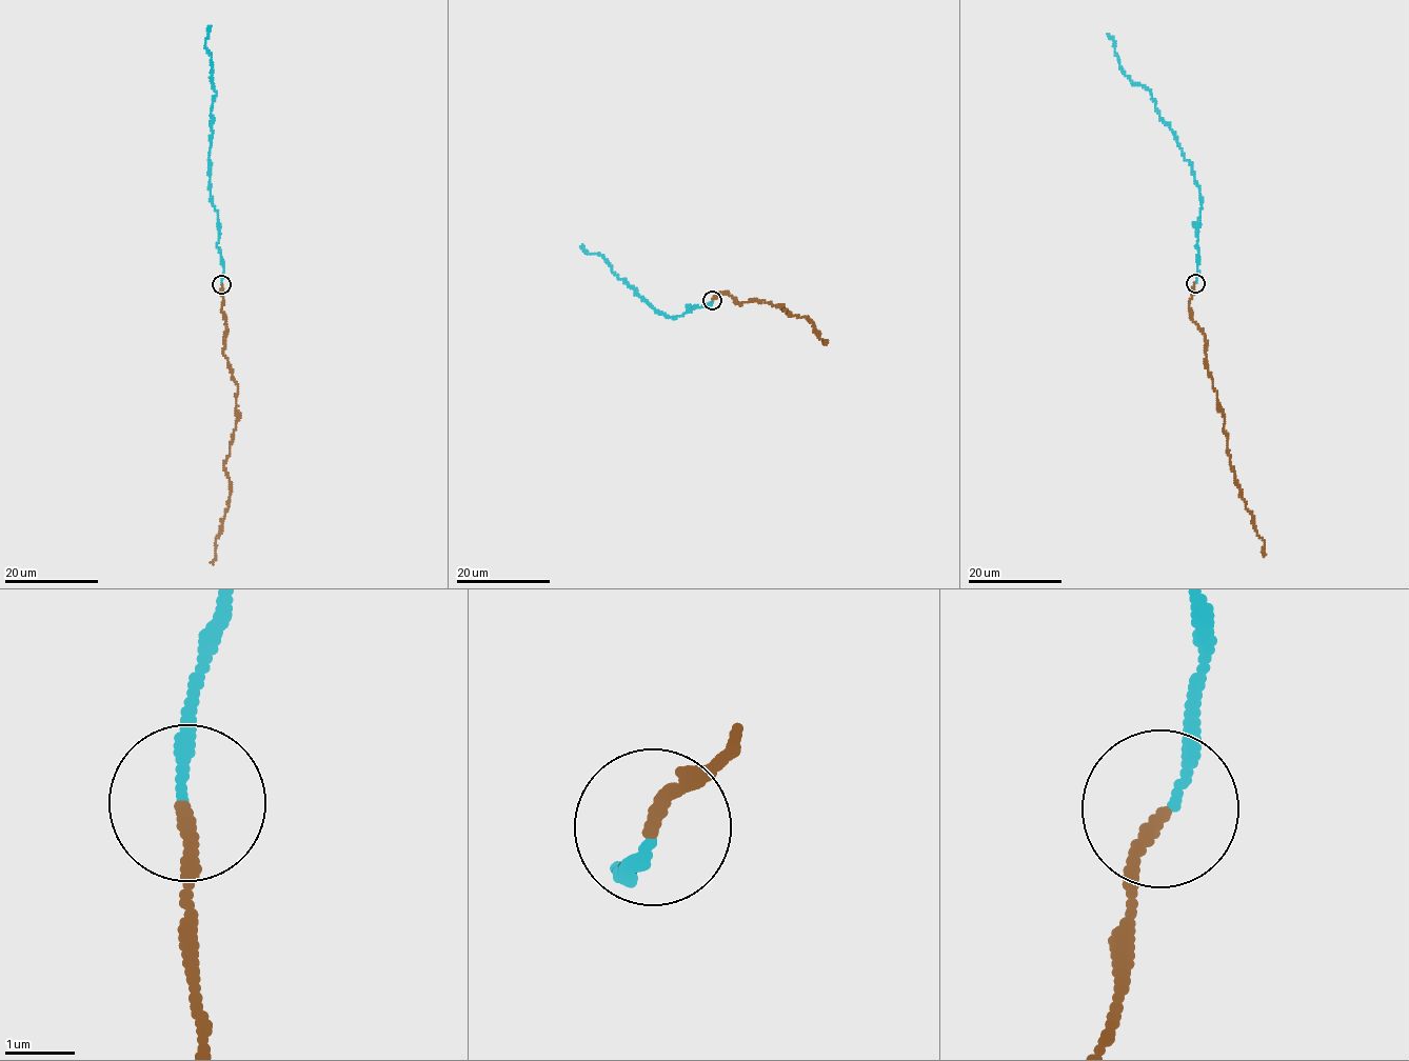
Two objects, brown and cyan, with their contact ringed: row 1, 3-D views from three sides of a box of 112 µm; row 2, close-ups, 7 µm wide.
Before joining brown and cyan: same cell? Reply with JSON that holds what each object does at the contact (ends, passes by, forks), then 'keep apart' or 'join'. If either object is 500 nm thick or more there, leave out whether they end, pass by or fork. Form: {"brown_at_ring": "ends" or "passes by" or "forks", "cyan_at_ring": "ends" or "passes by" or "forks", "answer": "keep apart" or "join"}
{"brown_at_ring": "ends", "cyan_at_ring": "ends", "answer": "keep apart"}

